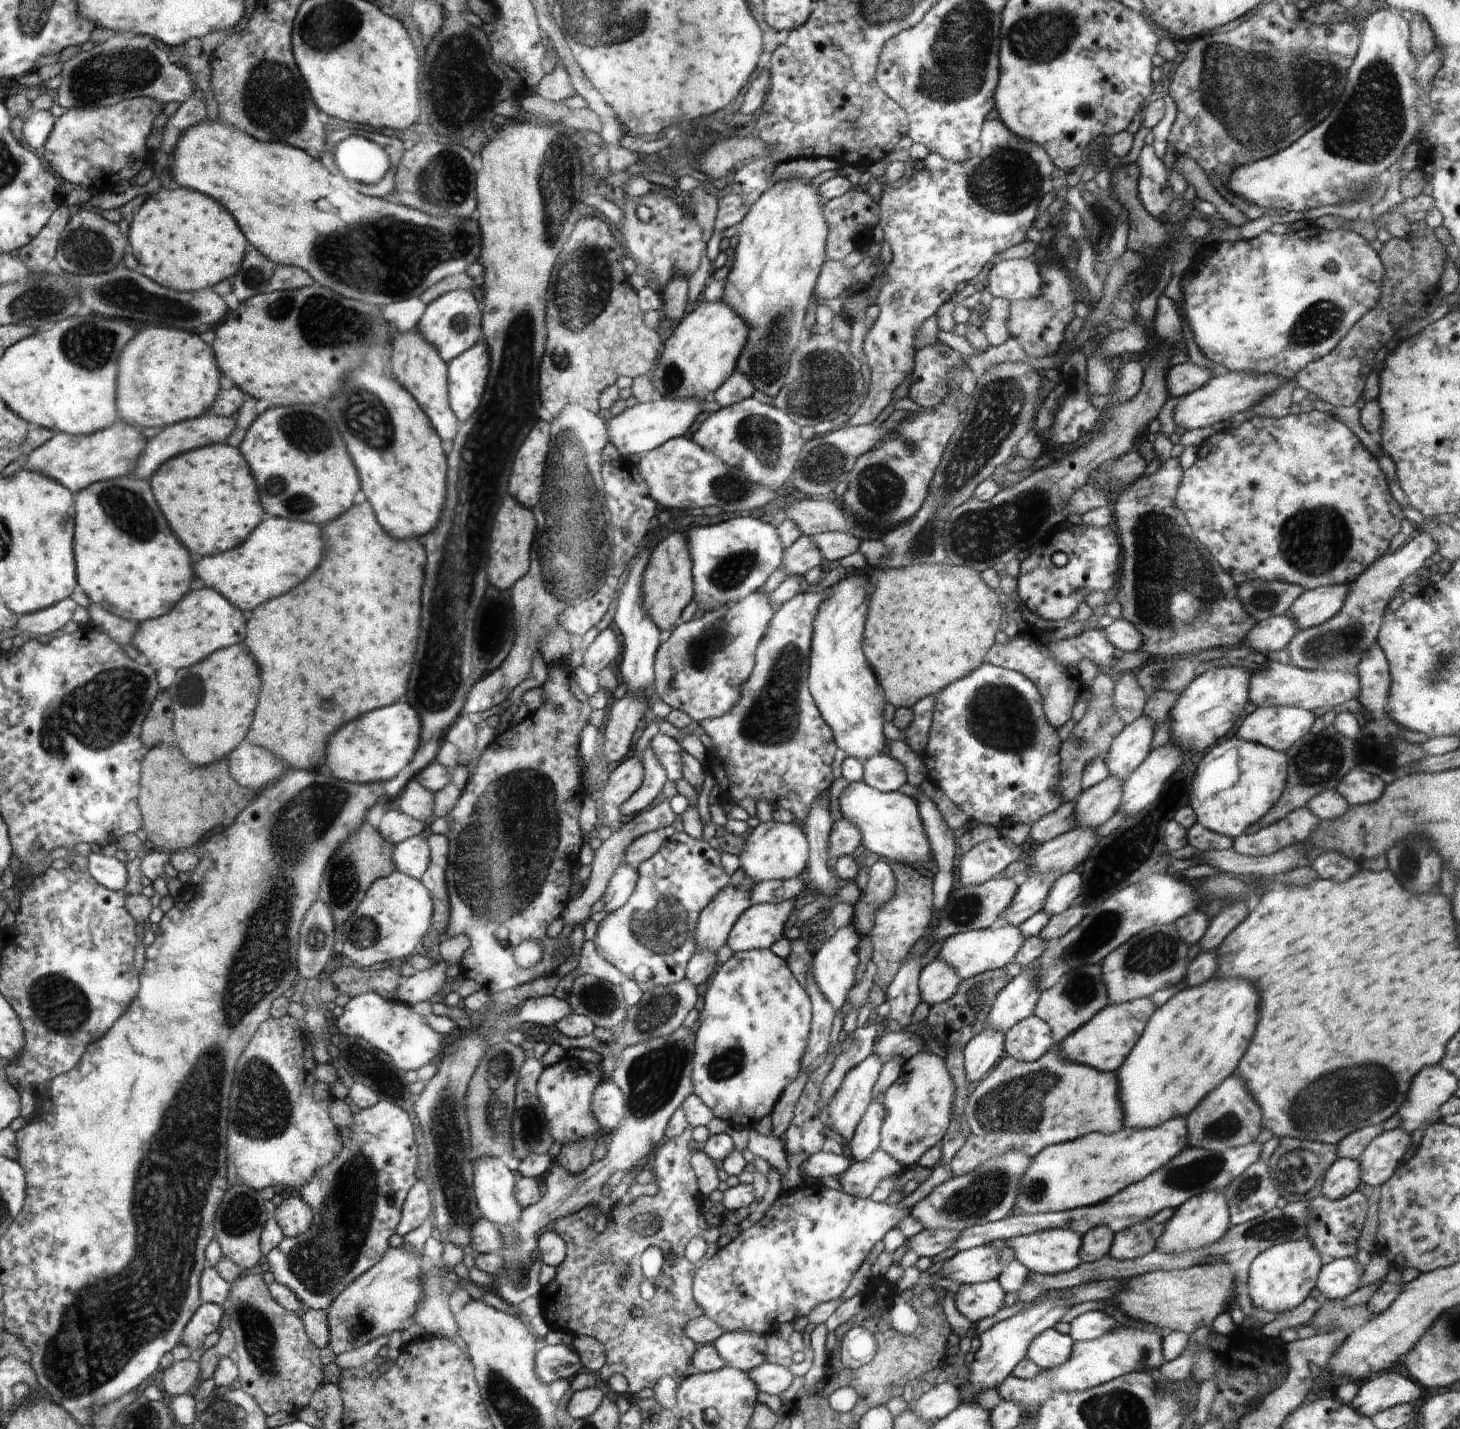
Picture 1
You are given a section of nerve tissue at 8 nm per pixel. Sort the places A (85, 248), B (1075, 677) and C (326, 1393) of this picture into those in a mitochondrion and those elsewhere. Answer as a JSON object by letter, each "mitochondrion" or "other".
{"A":"mitochondrion","B":"other","C":"other"}

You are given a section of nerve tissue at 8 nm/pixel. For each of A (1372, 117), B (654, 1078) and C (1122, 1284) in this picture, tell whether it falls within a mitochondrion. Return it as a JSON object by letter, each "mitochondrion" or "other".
{"A":"mitochondrion","B":"mitochondrion","C":"other"}

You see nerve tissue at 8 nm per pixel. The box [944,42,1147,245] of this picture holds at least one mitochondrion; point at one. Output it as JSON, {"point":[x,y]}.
{"point":[1005,181]}

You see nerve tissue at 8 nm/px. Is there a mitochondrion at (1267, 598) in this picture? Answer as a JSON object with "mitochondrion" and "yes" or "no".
{"mitochondrion":"yes"}

